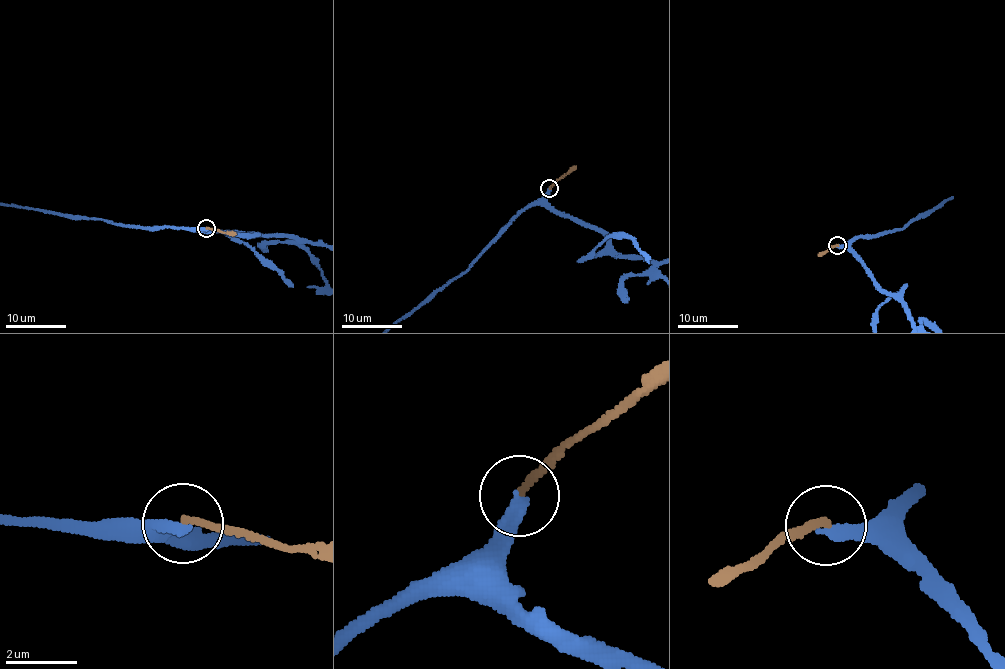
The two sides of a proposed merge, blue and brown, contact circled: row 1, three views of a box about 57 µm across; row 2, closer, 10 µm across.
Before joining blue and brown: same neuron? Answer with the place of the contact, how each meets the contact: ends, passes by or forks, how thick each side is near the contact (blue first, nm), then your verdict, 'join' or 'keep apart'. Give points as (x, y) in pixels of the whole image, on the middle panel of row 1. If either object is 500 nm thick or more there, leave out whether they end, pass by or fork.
(549, 188) | blue ends | brown ends | 360/190 nm | keep apart

